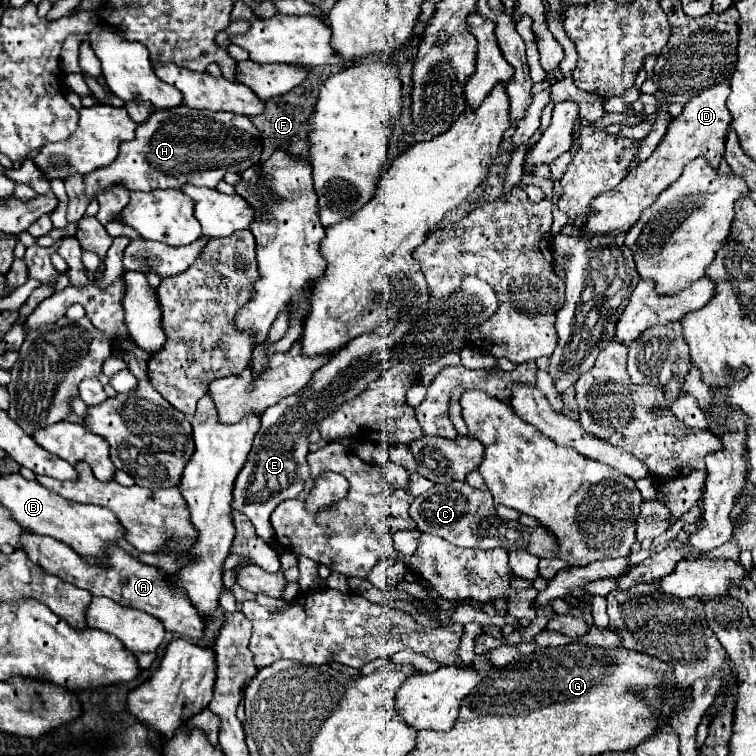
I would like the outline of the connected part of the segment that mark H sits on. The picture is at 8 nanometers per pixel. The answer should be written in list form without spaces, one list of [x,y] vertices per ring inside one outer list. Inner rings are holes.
[[[177,105],[171,109],[153,109],[147,121],[137,125],[135,133],[137,137],[133,141],[123,141],[119,157],[111,165],[107,165],[107,169],[99,169],[99,173],[91,173],[91,177],[85,177],[87,195],[91,199],[95,199],[95,193],[99,189],[105,189],[115,183],[125,185],[129,191],[167,189],[167,187],[179,187],[185,183],[213,189],[227,171],[241,173],[247,167],[261,161],[259,131],[251,125],[251,121],[245,115],[237,115],[237,113],[203,111],[203,109],[191,109],[187,105]]]

